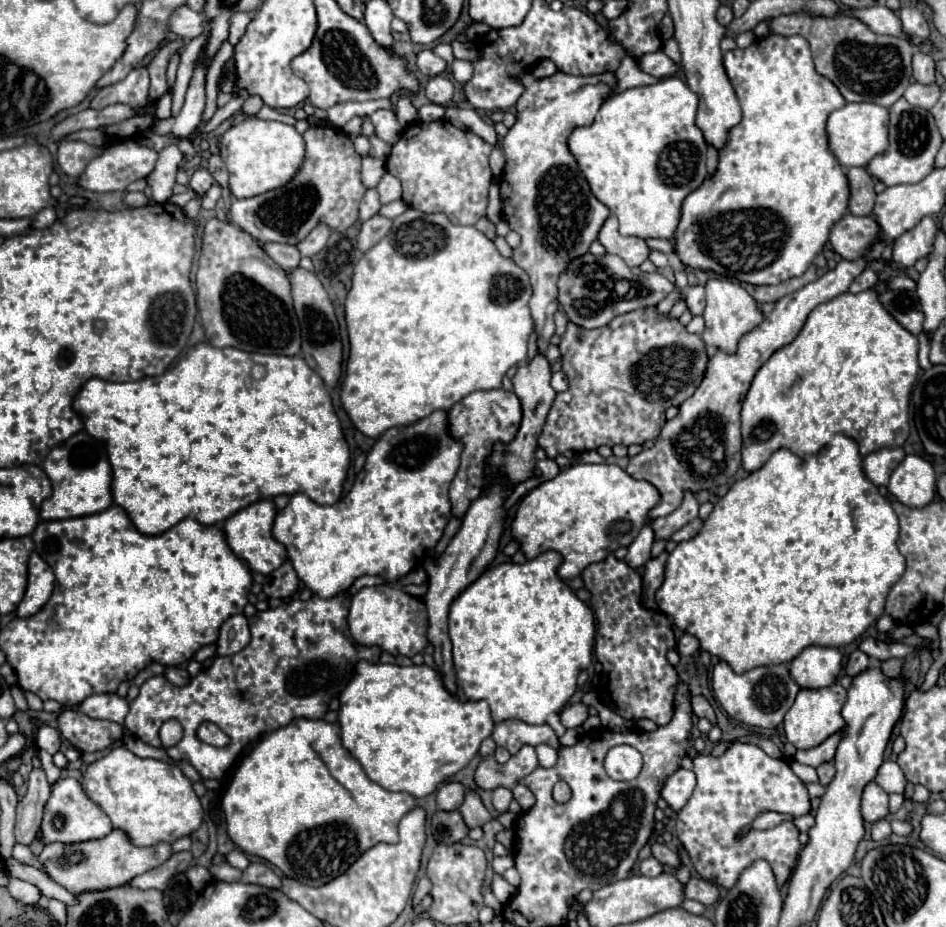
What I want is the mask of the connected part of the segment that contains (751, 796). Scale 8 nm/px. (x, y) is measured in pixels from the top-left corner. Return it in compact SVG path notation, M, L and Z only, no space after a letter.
M734 744L722 756L714 758L710 754L698 754L694 758L696 788L678 812L676 834L686 848L694 868L704 880L730 890L742 870L754 864L758 858L772 866L778 888L782 888L796 868L802 844L798 840L798 828L794 822L782 822L776 828L756 832L748 830L740 836L742 828L750 826L754 816L764 810L776 810L790 814L792 818L810 812L810 798L806 786L790 770L790 764L782 758L770 758L764 750L754 744Z

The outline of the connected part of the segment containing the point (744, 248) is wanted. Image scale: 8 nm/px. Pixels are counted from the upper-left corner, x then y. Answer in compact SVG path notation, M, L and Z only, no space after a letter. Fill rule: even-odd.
M766 36L766 38L750 44L744 50L740 50L740 48L730 50L730 52L724 54L724 68L726 68L726 74L728 74L728 78L734 86L736 96L738 96L738 102L740 102L740 108L742 108L742 120L740 120L740 124L730 128L726 144L718 150L716 172L712 176L708 176L682 202L680 222L678 222L678 228L676 228L674 238L672 238L674 240L674 250L680 258L680 262L688 268L694 268L694 270L714 272L714 274L720 274L720 276L726 276L726 278L736 278L740 282L748 282L748 284L754 284L754 286L780 284L784 280L802 276L806 272L810 262L816 258L816 254L828 242L830 226L846 214L846 208L848 208L846 172L838 164L834 154L828 150L828 138L826 138L826 118L830 116L832 110L842 108L846 104L846 100L838 92L838 88L834 88L834 84L830 84L830 80L816 74L814 62L812 62L812 56L810 56L810 46L802 36Z

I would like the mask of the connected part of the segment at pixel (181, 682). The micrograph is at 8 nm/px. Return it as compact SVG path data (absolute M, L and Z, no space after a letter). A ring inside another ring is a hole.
M166 668L164 674L174 686L186 686L190 682L190 674L186 668Z

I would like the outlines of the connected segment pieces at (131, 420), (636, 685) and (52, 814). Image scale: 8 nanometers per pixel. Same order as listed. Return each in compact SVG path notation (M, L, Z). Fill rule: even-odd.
M206 342L192 346L172 368L168 368L160 376L148 376L134 382L106 382L100 378L88 380L74 396L72 402L74 412L84 422L84 430L106 444L108 460L112 466L112 498L114 504L126 510L132 524L140 534L158 536L170 530L184 518L194 518L200 524L222 524L234 512L250 506L258 500L268 500L280 494L306 494L316 504L334 504L342 494L342 484L350 464L350 450L342 434L342 426L338 416L334 414L330 394L322 382L322 378L300 358L300 356L278 356L278 354L254 354L238 348L214 348Z
M608 554L602 562L590 564L582 572L584 588L592 594L590 608L596 618L596 646L594 654L598 662L602 664L602 692L598 692L598 698L608 704L616 714L620 714L626 720L642 720L648 718L656 722L658 726L666 726L674 716L674 696L680 684L680 676L674 666L670 666L666 652L674 648L674 632L672 624L666 614L652 612L644 608L640 594L642 594L642 578L640 574L630 568L624 560L618 560L614 554Z
M60 778L52 786L52 794L44 806L44 820L42 820L42 844L62 842L62 844L78 844L94 838L104 838L112 832L110 818L84 794L82 786L74 778Z

